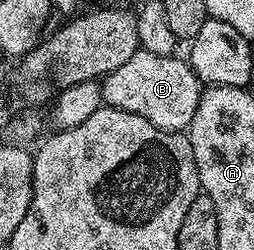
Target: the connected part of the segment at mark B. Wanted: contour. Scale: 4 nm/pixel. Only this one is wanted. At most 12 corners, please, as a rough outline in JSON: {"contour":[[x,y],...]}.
{"contour":[[136,51],[105,75],[107,106],[187,132],[202,84],[175,54]]}

